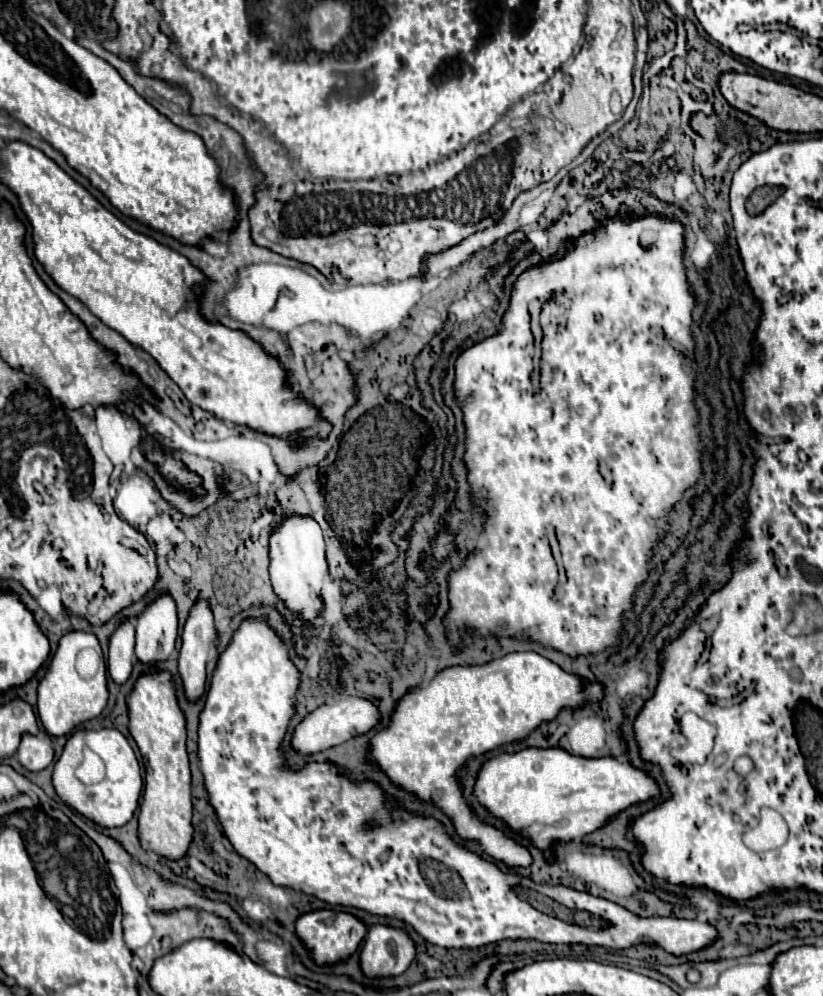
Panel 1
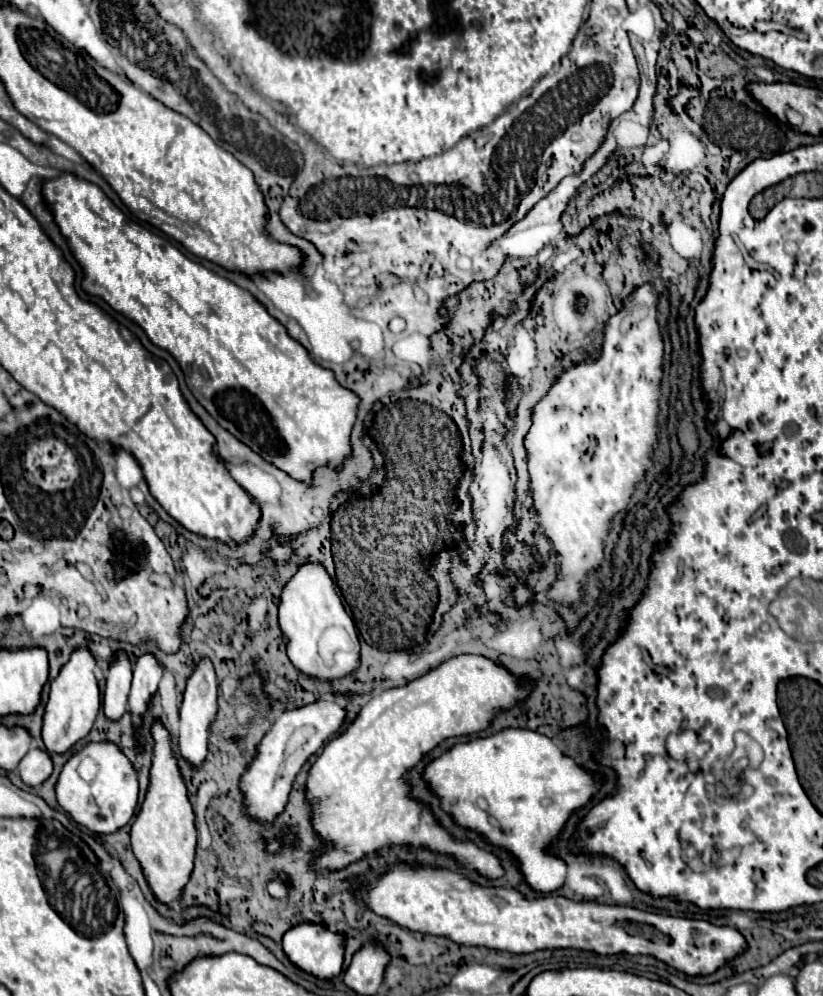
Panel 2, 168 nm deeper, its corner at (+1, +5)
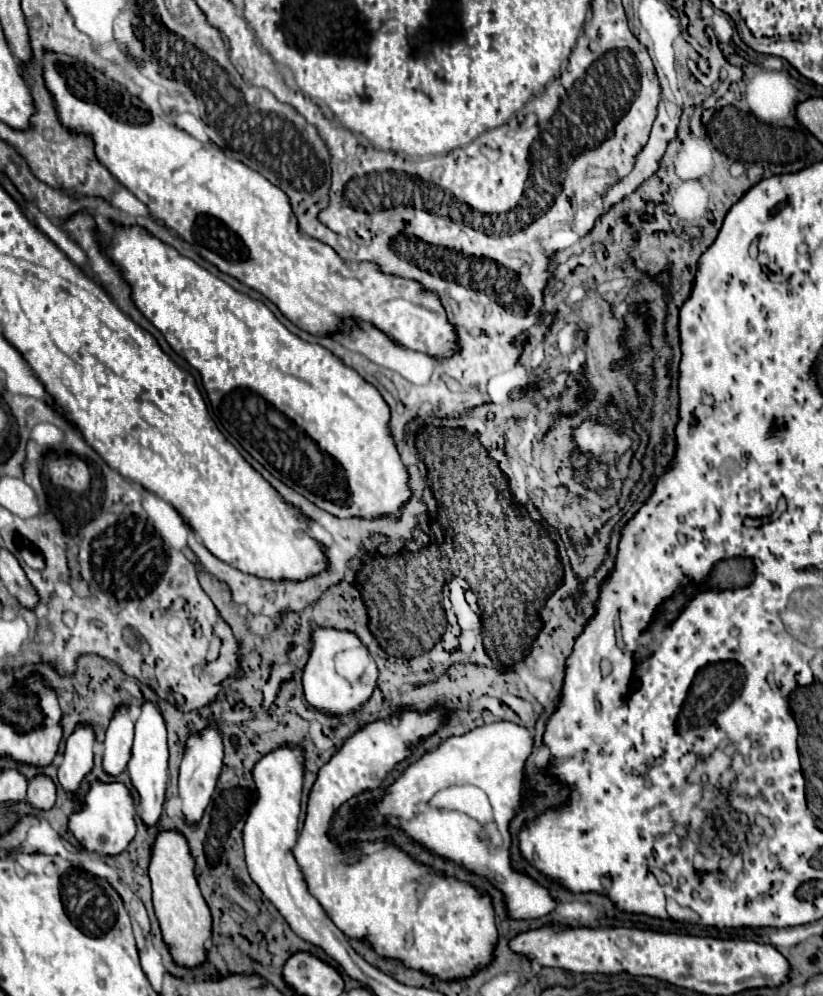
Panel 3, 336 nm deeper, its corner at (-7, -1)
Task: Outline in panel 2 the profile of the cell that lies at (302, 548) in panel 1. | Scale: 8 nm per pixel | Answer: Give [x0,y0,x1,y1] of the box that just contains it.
[280,561,358,679]

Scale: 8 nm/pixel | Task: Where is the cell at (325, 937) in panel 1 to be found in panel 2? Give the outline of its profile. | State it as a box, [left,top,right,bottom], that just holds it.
[282,921,346,979]

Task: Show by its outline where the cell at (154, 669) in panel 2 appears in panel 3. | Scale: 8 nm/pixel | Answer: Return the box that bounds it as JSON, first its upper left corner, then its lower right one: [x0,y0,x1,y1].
[128,703,168,827]

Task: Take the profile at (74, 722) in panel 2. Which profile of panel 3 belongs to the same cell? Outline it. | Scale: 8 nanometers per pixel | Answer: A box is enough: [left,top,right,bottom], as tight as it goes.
[58,727,94,799]

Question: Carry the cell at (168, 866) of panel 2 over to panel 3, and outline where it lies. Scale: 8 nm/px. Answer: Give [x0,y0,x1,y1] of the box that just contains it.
[150,831,212,967]

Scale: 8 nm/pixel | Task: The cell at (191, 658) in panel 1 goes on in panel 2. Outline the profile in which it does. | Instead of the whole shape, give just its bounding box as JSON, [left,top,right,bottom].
[178,657,216,765]

